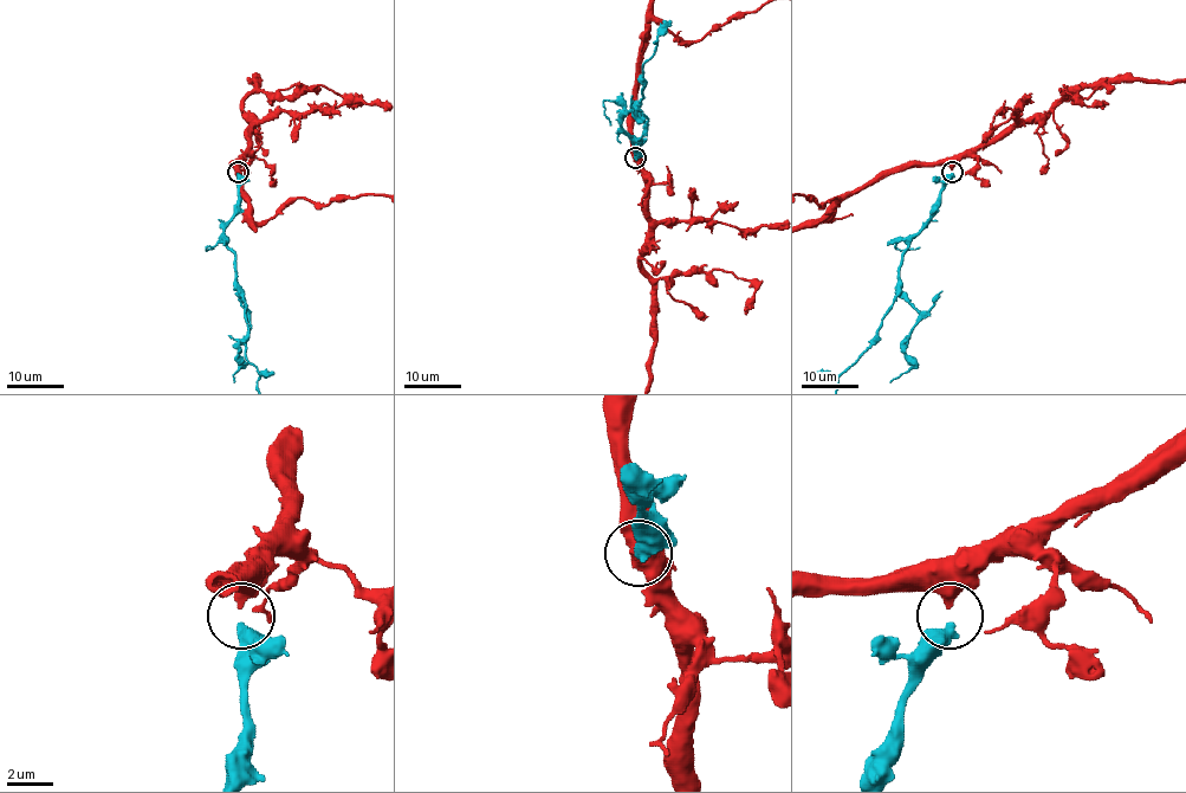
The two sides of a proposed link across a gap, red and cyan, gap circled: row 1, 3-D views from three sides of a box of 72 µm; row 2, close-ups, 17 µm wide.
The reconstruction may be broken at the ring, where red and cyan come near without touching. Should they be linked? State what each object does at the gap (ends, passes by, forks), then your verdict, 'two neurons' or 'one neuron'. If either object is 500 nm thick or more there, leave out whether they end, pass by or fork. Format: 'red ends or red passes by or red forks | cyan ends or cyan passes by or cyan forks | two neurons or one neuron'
one neuron

